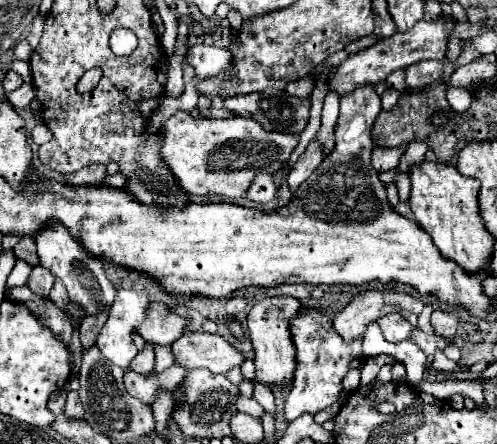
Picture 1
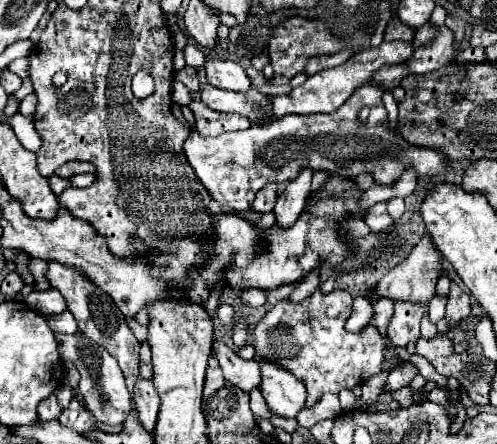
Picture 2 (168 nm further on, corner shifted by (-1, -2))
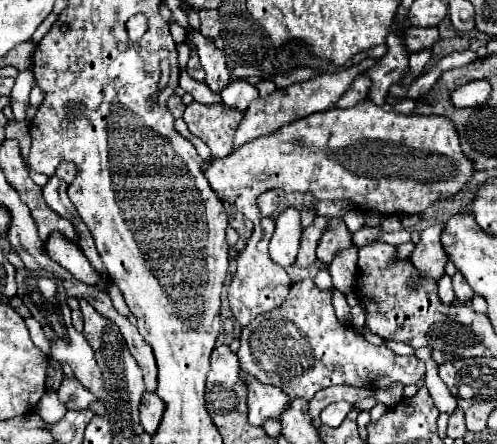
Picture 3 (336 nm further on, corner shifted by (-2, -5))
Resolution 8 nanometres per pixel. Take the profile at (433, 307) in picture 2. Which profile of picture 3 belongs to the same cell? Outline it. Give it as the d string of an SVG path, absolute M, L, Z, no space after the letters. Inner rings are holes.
M444 275L438 281L438 297L444 305L452 305L452 301L454 301L454 291L452 291L452 283L450 283L448 275Z

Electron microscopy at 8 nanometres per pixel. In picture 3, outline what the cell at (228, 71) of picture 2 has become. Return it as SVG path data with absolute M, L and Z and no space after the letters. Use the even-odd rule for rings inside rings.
M234 79L224 89L220 89L218 95L222 97L222 101L228 107L246 111L246 107L250 105L250 101L254 101L258 97L258 89L256 89L256 85L248 83L246 79Z

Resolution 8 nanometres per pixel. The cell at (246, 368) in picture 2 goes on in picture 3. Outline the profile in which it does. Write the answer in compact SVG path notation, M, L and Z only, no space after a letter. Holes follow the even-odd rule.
M240 369L240 381L248 389L248 419L252 425L260 427L270 417L280 419L290 401L290 397L282 389L258 381L252 373L244 369Z

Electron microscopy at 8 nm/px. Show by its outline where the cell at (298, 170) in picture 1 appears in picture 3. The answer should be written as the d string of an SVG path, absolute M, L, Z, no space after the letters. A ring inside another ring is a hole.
M290 205L276 219L276 231L270 241L270 257L282 267L292 265L300 249L300 237L300 211L294 205Z

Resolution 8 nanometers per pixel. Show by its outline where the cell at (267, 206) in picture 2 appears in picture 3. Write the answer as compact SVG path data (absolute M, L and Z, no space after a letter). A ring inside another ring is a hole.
M266 191L262 193L262 197L258 197L258 207L262 211L262 215L272 217L278 209L278 193L276 191Z

